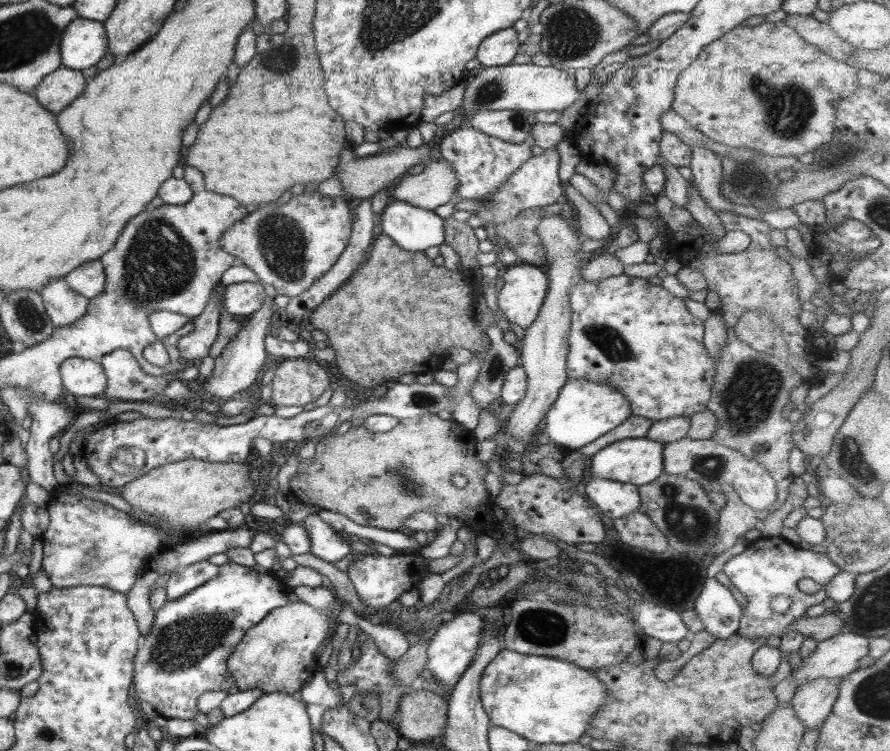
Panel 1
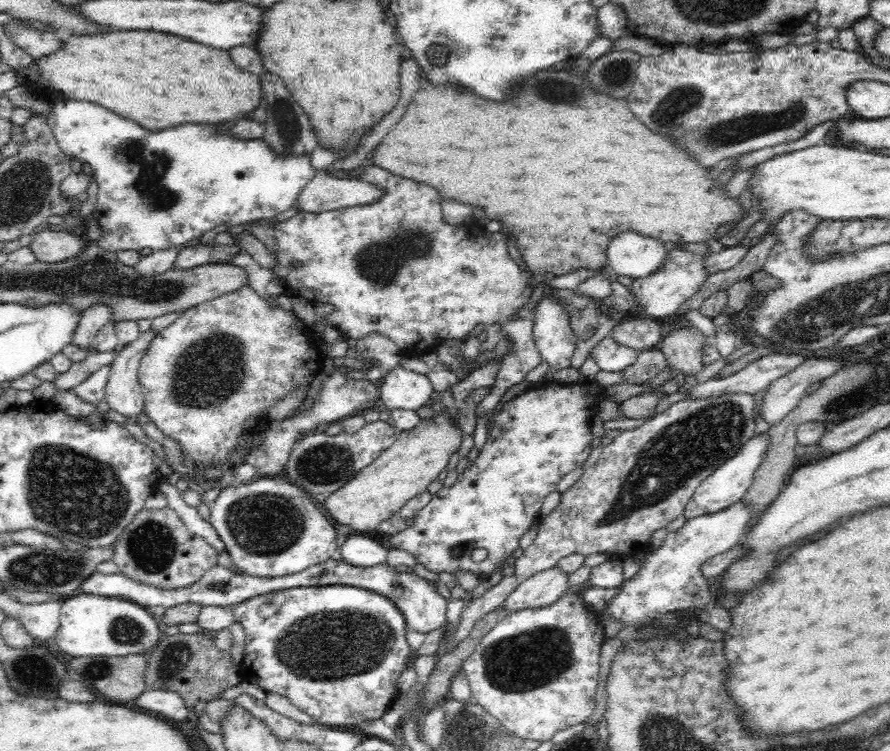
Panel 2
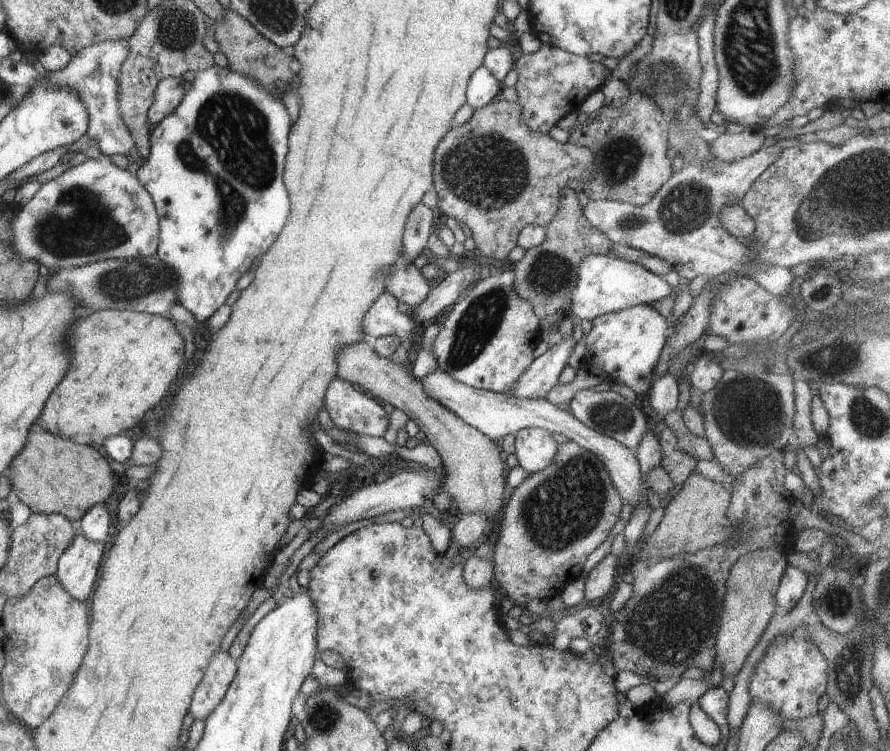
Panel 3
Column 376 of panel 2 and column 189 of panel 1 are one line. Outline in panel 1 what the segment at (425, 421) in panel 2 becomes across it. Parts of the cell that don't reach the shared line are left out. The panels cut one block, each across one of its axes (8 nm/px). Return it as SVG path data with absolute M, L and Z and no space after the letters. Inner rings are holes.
M181 460L173 464L165 464L137 479L124 484L120 489L121 498L131 507L155 516L167 522L167 527L182 530L187 526L197 526L207 518L219 514L221 510L235 508L242 502L248 502L253 494L253 486L249 480L248 466L239 464L219 464L201 462L201 460Z

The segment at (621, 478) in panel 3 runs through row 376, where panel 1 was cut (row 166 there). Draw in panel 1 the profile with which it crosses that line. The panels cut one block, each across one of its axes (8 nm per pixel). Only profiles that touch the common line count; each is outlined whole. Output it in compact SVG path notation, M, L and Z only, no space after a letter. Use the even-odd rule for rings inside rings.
M443 158L423 165L421 172L413 176L404 174L392 187L389 201L401 201L411 206L433 210L453 200L458 185L457 173Z

